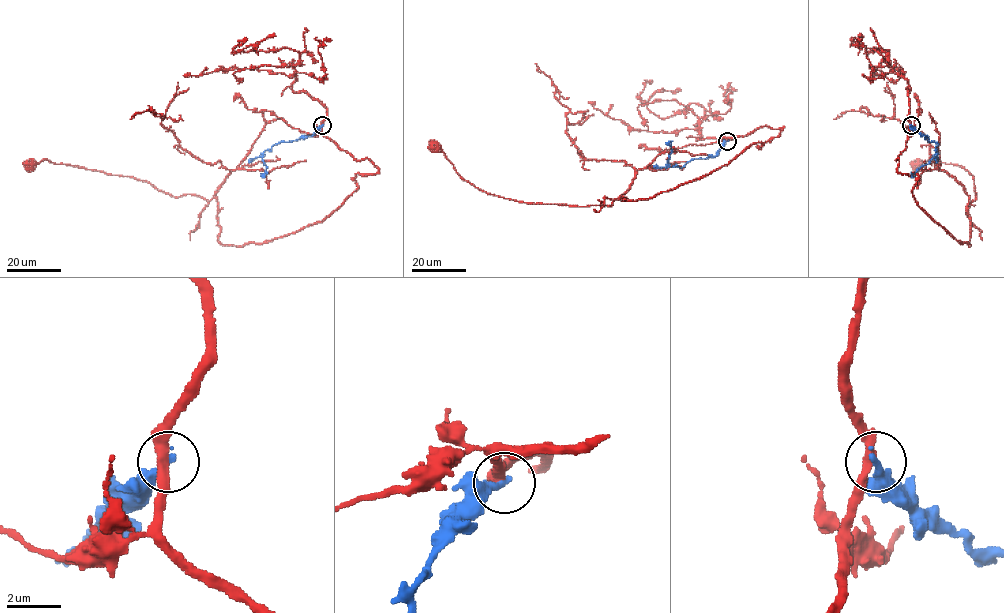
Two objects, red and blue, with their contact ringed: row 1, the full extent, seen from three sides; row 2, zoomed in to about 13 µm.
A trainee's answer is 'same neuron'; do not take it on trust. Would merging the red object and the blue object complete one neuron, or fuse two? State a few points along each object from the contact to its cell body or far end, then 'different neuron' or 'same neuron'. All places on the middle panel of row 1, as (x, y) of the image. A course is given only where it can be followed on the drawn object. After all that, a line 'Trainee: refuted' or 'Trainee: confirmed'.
red via (727, 141), (784, 126), (760, 149), (755, 142), (708, 173), (611, 205), (518, 202), (486, 193), (434, 147) | blue via (727, 141), (714, 156), (691, 159), (682, 167), (669, 166), (671, 151), (669, 141) | different neuron
Trainee: refuted

